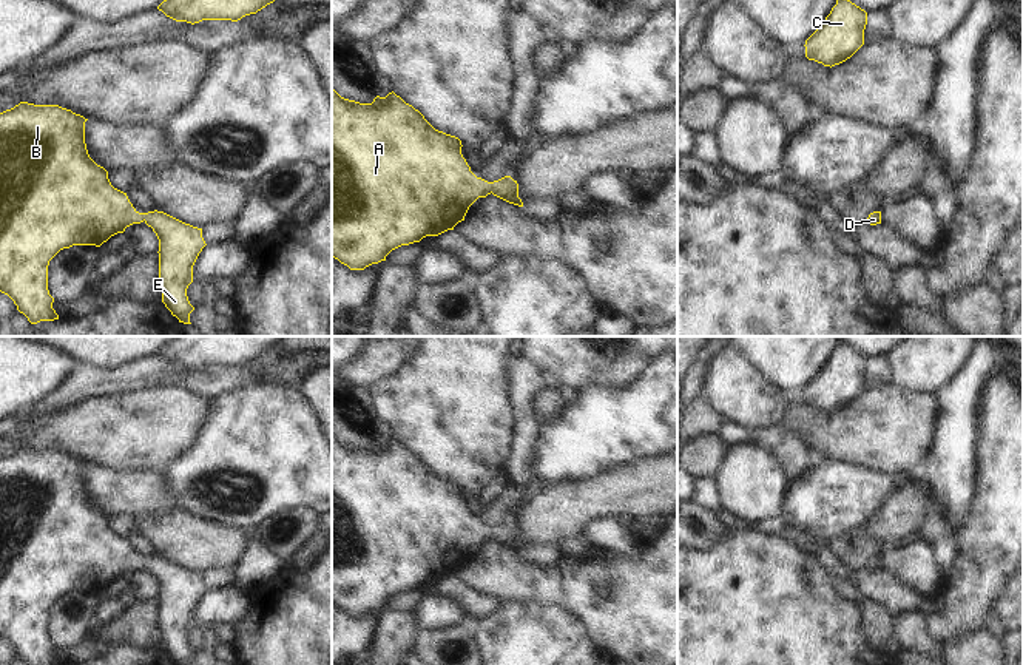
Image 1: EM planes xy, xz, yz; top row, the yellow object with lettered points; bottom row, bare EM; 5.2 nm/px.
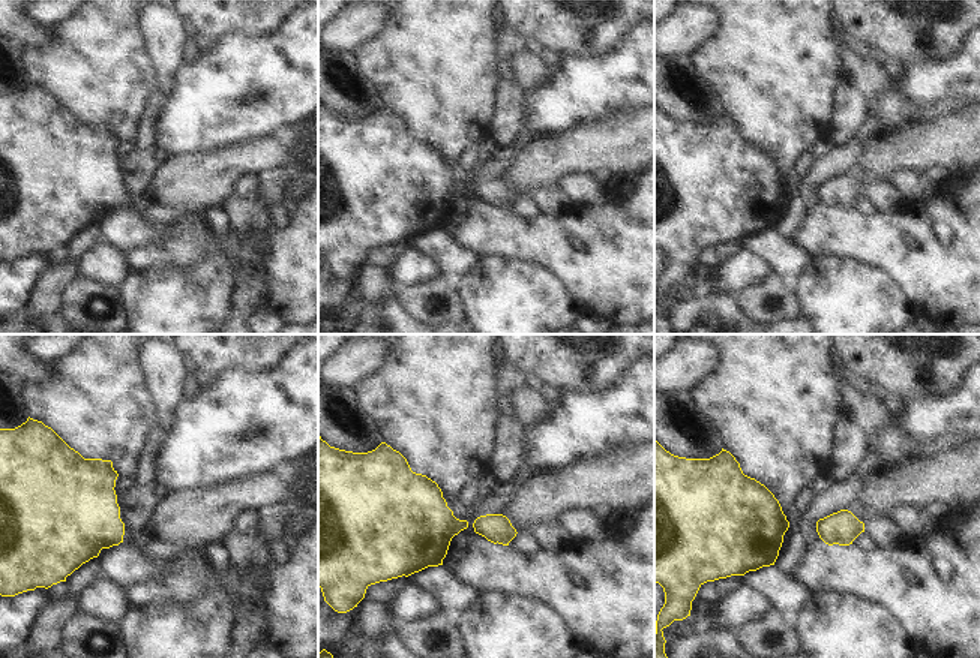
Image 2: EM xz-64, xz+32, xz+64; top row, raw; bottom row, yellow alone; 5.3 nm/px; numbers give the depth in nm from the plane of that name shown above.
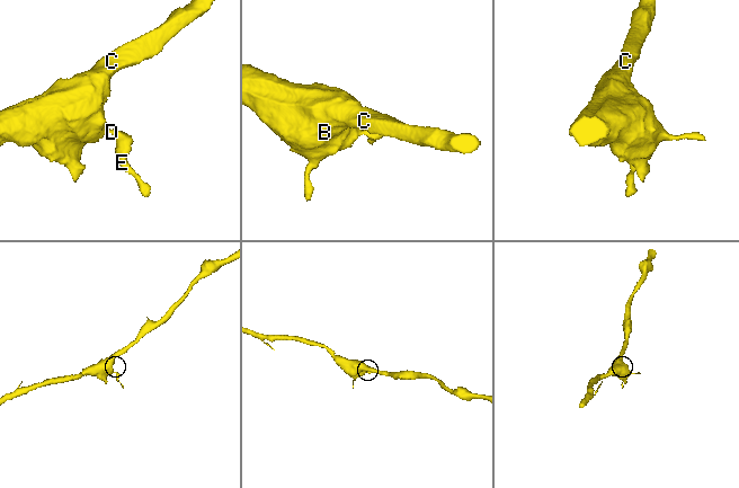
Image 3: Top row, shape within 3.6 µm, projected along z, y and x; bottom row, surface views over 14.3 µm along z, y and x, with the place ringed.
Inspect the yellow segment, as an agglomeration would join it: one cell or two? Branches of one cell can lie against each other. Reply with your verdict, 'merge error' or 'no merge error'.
no merge error

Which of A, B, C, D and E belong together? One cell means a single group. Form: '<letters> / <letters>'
A B C D E

